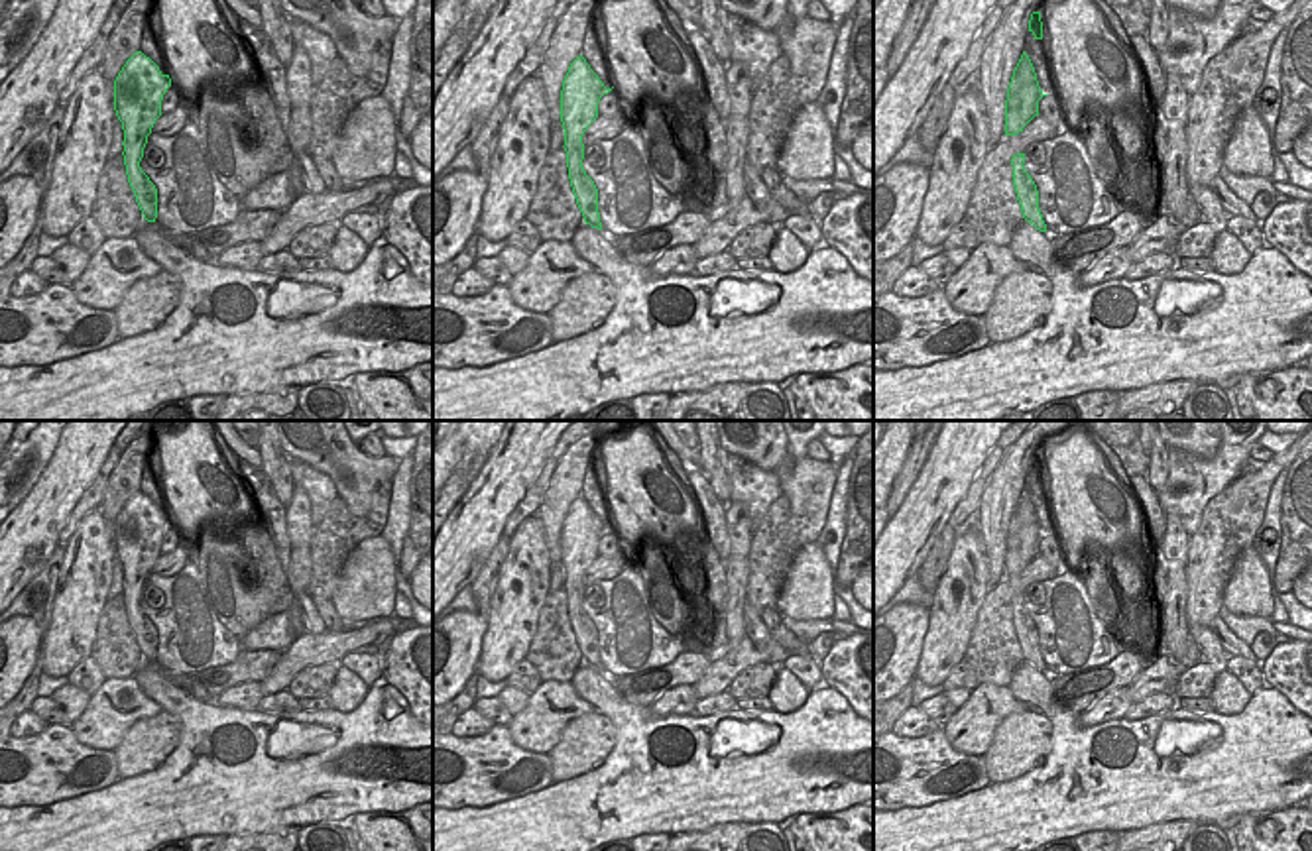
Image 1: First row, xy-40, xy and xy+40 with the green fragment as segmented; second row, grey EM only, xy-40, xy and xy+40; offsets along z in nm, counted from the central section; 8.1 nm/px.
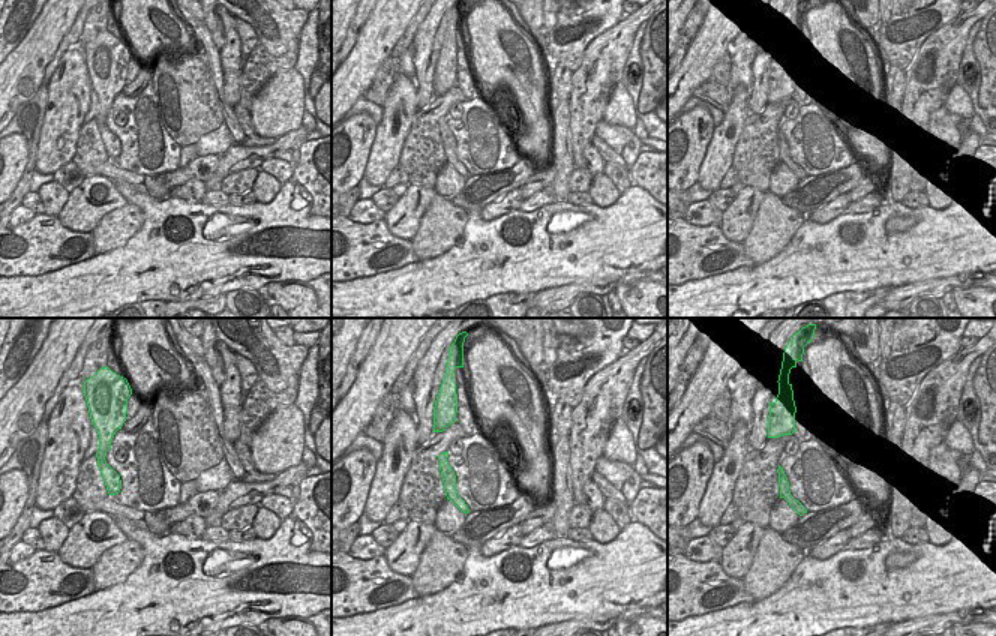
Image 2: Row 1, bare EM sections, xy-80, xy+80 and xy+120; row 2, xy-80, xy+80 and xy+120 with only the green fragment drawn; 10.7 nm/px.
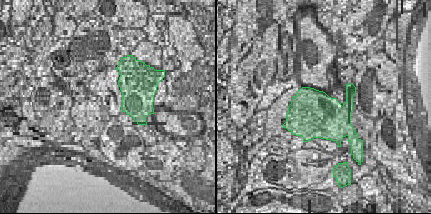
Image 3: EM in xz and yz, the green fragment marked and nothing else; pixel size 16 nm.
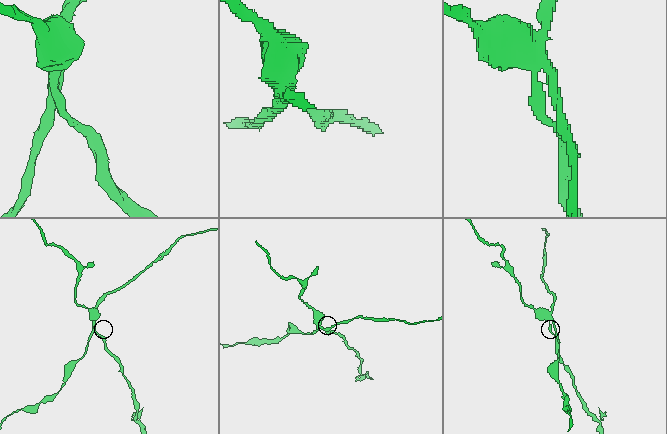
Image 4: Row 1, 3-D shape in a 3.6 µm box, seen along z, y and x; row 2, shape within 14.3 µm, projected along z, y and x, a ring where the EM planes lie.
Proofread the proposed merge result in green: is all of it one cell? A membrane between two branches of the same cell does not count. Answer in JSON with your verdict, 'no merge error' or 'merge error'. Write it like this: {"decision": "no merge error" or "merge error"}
{"decision": "merge error"}

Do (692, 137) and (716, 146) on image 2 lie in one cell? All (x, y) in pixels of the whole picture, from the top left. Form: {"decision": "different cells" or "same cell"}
{"decision": "different cells"}

